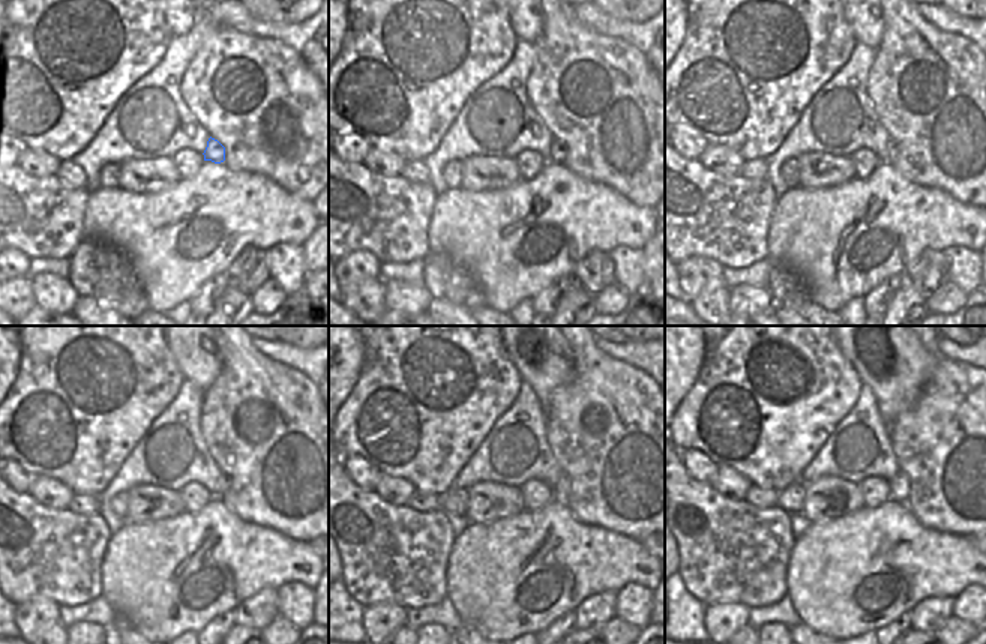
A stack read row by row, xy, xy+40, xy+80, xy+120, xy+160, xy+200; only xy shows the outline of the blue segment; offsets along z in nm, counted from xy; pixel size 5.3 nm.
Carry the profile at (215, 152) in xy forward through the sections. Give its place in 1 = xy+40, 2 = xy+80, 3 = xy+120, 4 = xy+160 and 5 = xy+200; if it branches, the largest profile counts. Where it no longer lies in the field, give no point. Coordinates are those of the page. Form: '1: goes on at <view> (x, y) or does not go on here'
1: goes on at xy+40 (557, 150)
2: goes on at xy+80 (893, 147)
3: goes on at xy+120 (222, 487)
4: goes on at xy+160 (560, 491)
5: goes on at xy+200 (899, 487)

